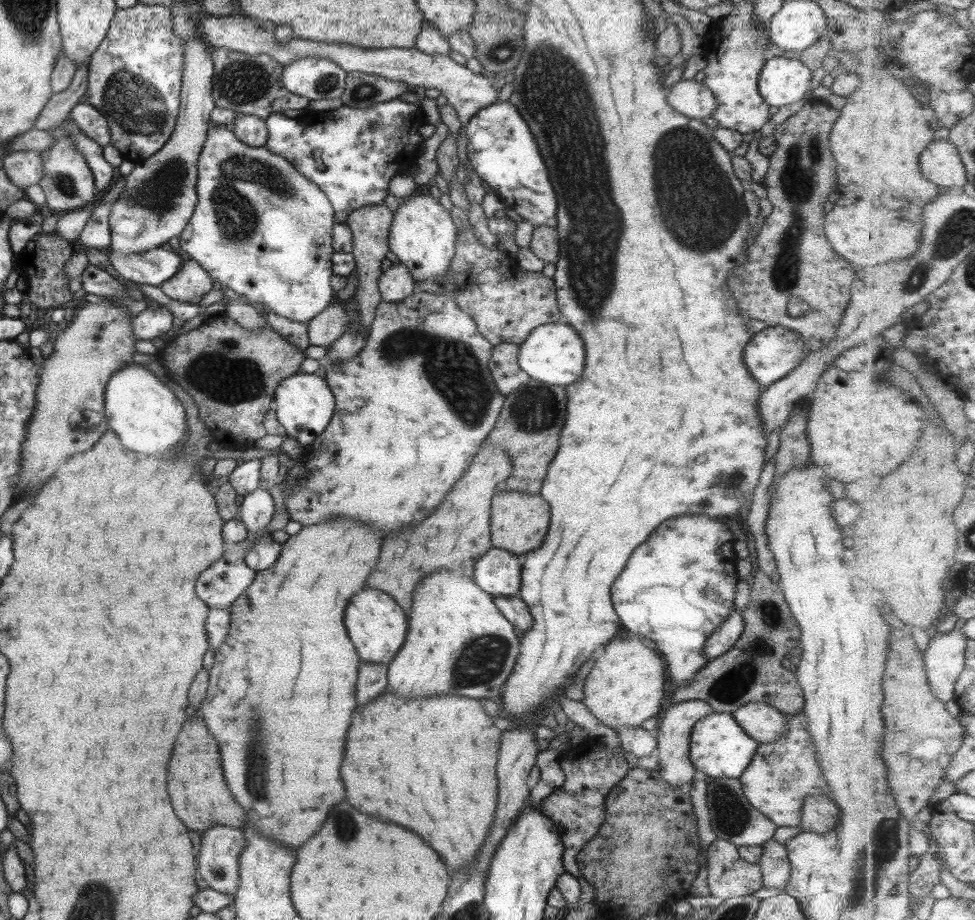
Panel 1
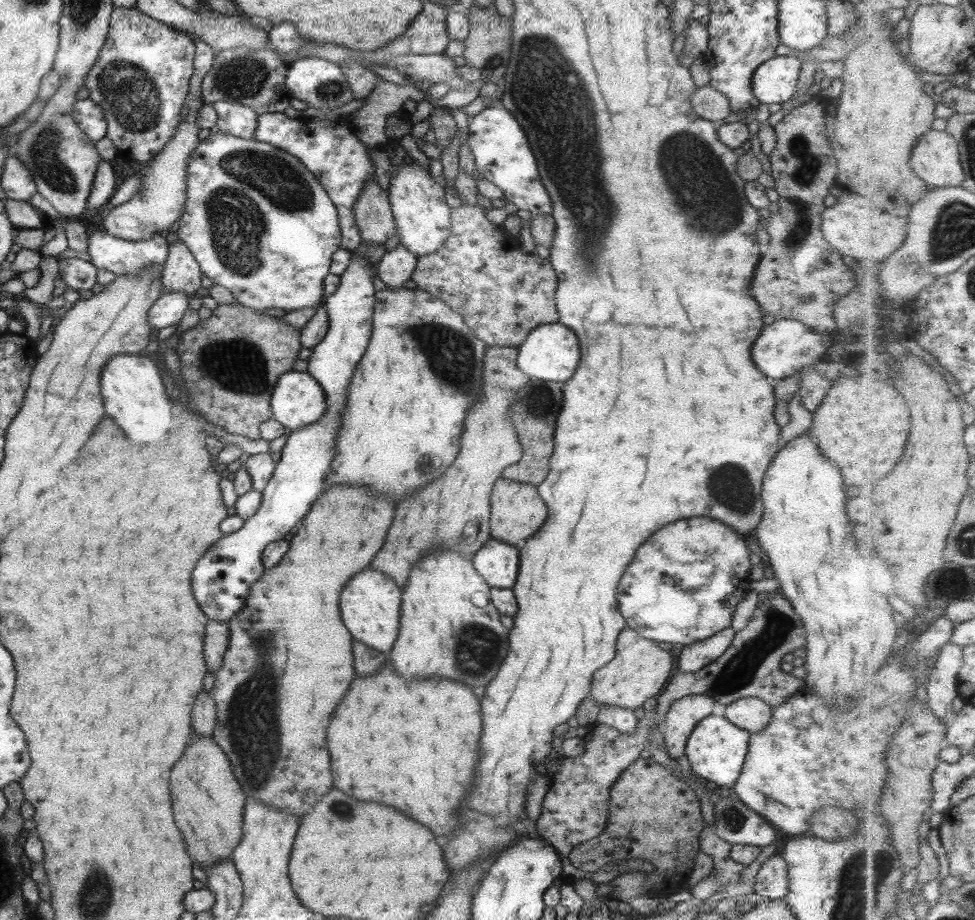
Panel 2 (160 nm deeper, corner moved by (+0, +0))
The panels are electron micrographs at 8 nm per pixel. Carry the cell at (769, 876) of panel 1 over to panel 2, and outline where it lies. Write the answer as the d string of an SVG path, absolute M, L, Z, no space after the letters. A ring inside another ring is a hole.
M772 854L755 875L753 895L756 900L783 900L787 893L787 865L779 855Z

